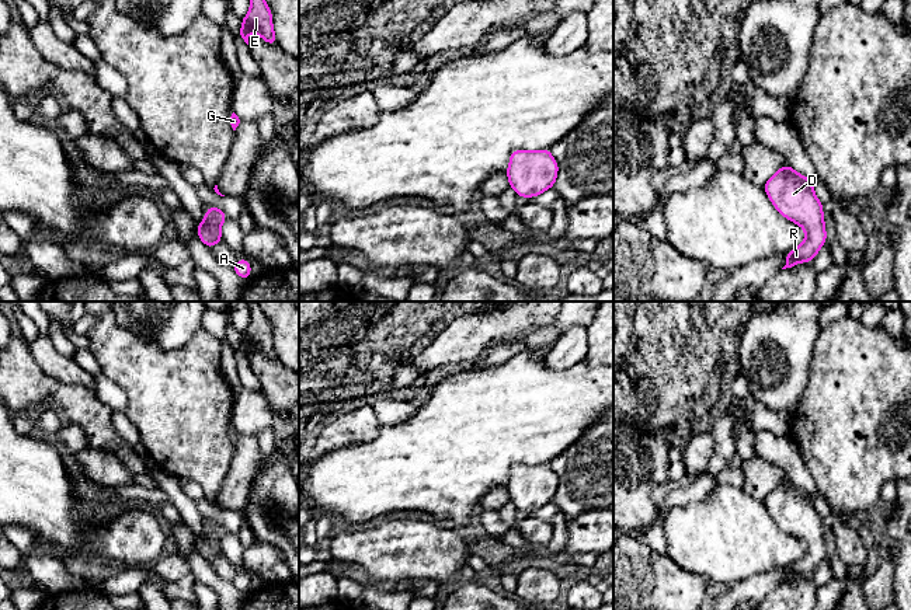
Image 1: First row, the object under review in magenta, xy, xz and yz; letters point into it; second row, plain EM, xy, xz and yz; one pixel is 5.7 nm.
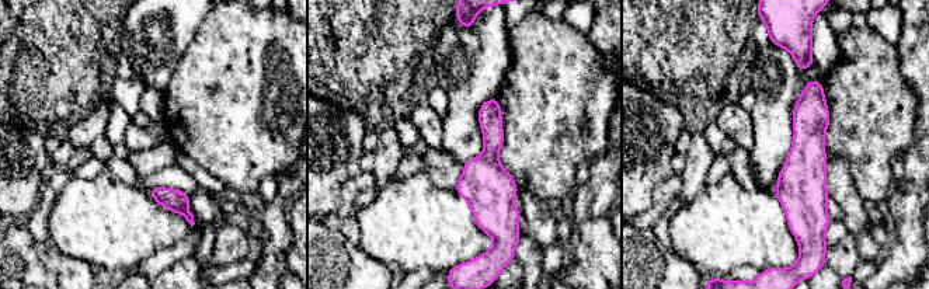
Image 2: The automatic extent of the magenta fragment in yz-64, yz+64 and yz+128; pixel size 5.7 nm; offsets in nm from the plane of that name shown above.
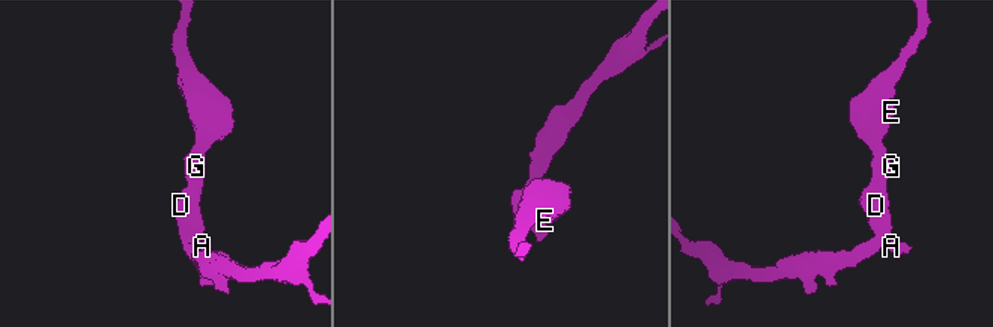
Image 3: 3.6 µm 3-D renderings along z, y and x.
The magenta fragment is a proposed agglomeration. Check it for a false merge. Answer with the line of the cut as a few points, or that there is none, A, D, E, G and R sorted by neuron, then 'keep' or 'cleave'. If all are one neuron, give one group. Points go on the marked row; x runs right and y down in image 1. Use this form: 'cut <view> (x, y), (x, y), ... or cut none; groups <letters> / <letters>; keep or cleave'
cut none; groups A D E G R; keep

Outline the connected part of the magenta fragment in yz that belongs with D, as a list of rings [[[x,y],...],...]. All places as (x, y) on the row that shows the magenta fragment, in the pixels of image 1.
[[[785,164],[762,188],[783,217],[806,230],[803,244],[786,252],[786,265],[782,269],[799,262],[813,262],[827,241],[823,203],[814,194],[813,181]]]

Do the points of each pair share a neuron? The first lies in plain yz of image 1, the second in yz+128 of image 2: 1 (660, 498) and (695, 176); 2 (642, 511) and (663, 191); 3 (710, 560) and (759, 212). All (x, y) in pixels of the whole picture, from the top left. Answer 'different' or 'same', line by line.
1: different
2: different
3: same

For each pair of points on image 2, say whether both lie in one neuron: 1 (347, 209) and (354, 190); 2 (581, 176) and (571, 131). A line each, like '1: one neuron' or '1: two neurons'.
1: one neuron
2: two neurons

